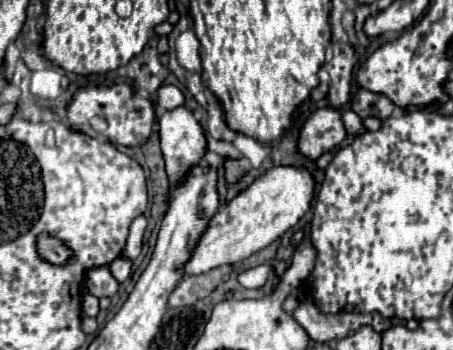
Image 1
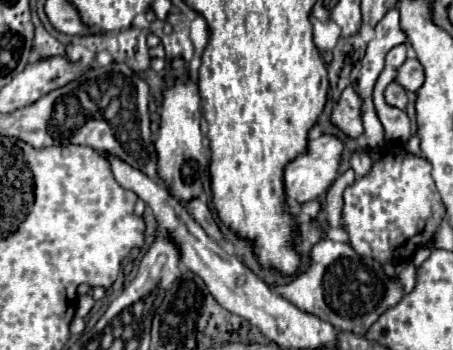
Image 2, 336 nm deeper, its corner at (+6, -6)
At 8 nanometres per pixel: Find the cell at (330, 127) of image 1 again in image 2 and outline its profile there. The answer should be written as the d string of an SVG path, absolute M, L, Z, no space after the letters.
M348 86L342 92L342 96L340 96L330 120L346 136L360 138L364 134L364 126L362 126L362 98L356 92L356 86Z

